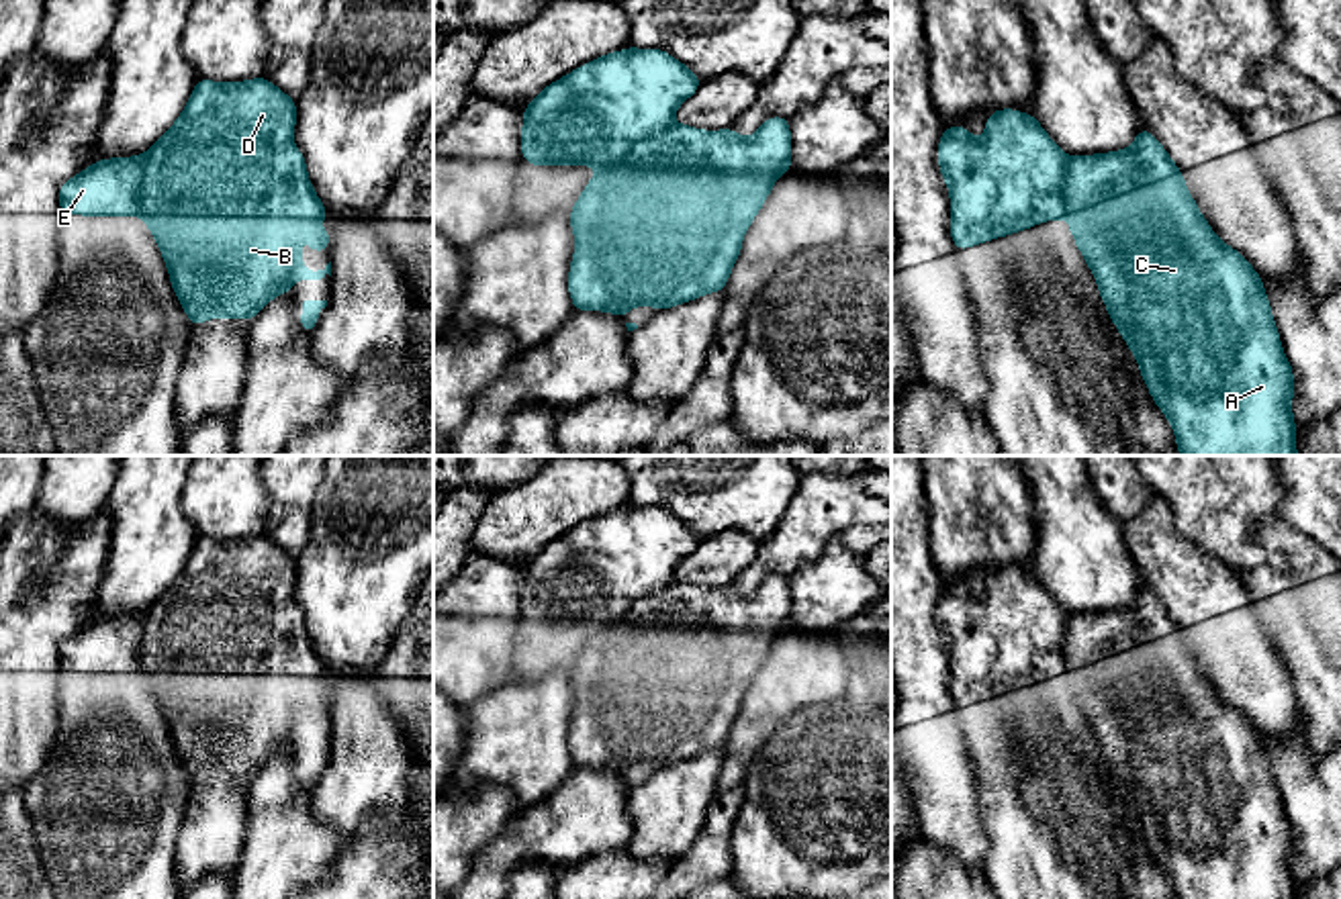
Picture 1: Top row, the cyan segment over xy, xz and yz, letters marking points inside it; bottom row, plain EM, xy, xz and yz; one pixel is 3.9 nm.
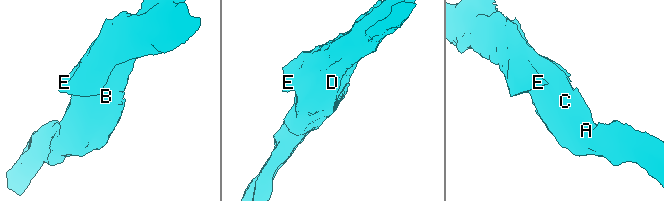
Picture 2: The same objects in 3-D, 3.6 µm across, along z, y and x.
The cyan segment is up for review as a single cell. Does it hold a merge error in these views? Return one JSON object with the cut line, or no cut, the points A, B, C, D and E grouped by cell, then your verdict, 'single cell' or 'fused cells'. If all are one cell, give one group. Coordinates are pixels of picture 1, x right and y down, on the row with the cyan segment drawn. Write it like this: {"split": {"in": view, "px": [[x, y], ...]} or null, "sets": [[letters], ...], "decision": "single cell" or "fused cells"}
{"split": {"in": "xz", "px": [[671, 121], [659, 131], [638, 137], [602, 172]]}, "sets": [["A", "B", "C", "D"], ["E"]], "decision": "fused cells"}

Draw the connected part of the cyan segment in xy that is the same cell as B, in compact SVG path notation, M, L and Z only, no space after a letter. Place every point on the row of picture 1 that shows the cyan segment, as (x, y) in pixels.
M264 76L231 84L198 78L178 121L143 153L141 219L192 327L215 317L251 321L298 278L331 276L331 262L311 272L300 259L303 239L317 253L331 237L319 223L329 215L292 141L294 125L296 102Z

